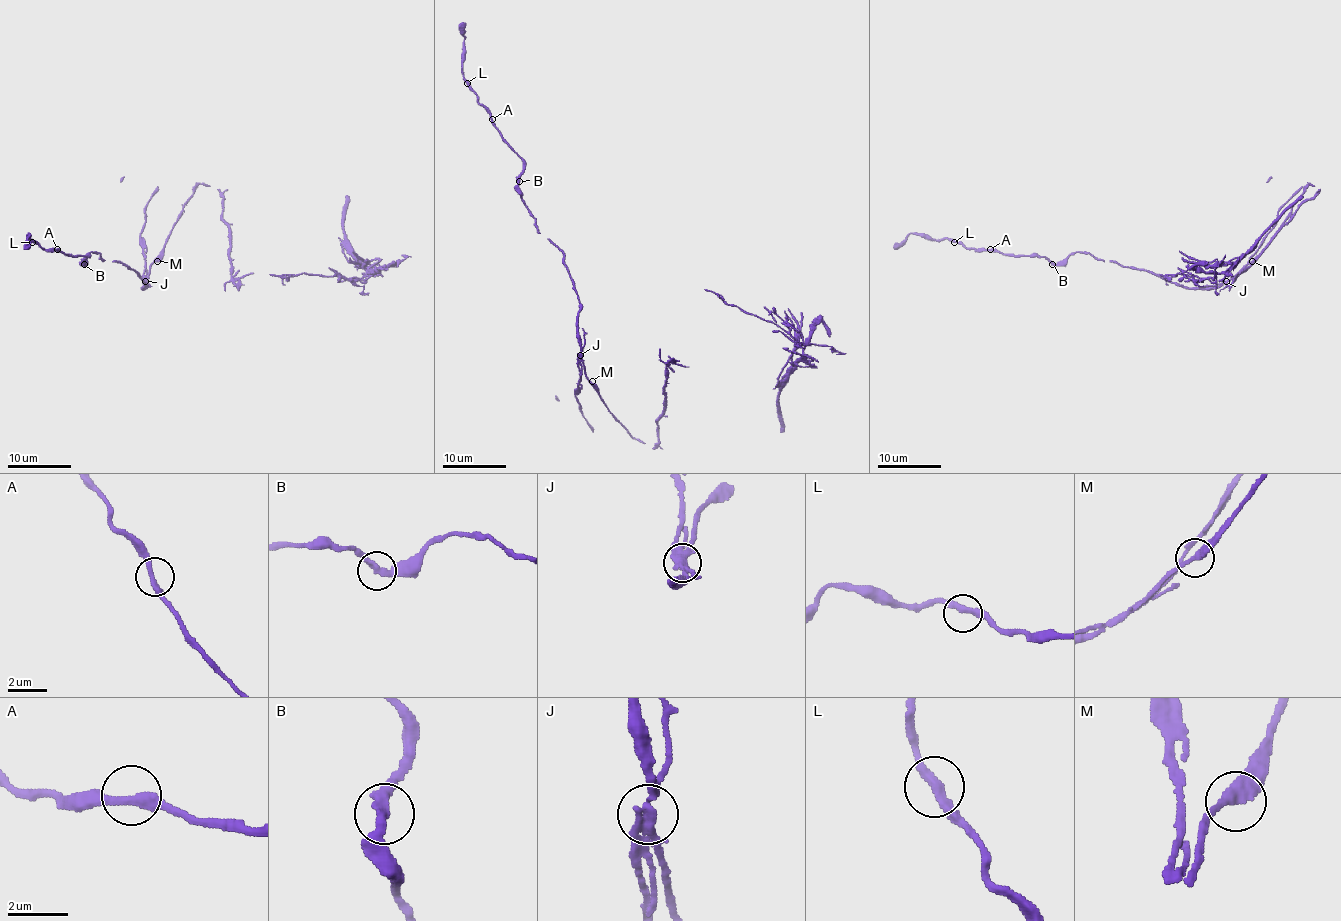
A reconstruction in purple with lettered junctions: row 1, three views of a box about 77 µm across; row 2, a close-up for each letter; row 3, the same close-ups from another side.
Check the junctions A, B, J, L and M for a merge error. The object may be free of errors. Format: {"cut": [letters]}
{"cut": ["J"]}

